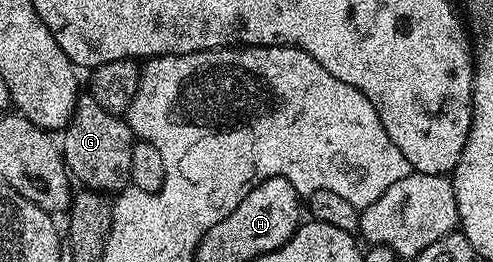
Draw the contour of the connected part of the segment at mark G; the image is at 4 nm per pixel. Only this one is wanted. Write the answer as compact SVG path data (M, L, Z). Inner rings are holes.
M88 95L78 96L77 106L69 124L63 130L59 144L65 155L69 172L84 188L106 195L116 195L130 184L131 151L135 144L133 130L124 116L103 111L99 103ZM78 177L78 178L77 178Z

